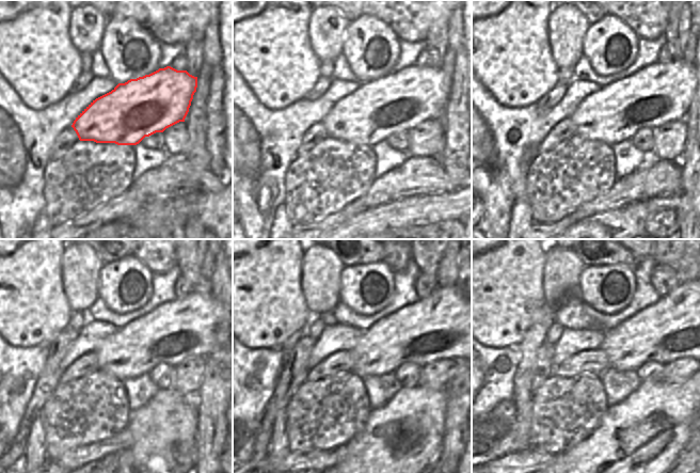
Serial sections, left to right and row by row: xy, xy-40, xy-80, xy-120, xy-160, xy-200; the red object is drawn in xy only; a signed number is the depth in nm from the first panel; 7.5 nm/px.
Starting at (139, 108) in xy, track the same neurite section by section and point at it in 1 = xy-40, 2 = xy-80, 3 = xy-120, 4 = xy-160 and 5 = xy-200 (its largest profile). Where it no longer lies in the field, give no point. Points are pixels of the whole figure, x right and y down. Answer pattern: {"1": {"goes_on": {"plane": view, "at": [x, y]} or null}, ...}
{"1": {"goes_on": {"plane": "xy-40", "at": [401, 100]}}, "2": {"goes_on": {"plane": "xy-80", "at": [658, 93]}}, "3": {"goes_on": {"plane": "xy-120", "at": [177, 330]}}, "4": {"goes_on": {"plane": "xy-160", "at": [444, 325]}}, "5": {"goes_on": {"plane": "xy-200", "at": [688, 321]}}}

